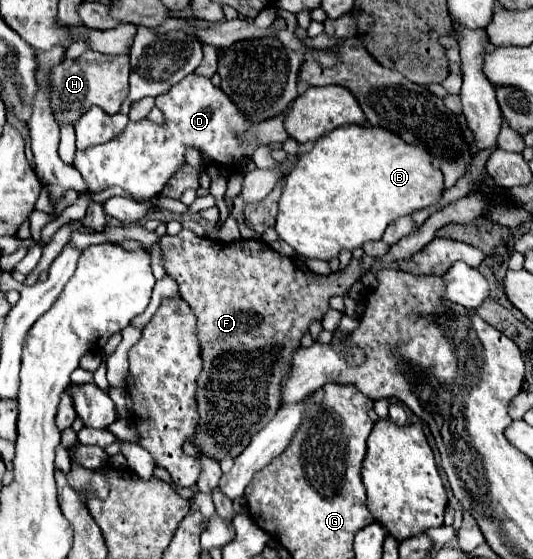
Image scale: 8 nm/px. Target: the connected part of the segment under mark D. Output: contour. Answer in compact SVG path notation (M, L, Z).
M197 74L185 76L167 94L157 96L157 108L165 114L165 126L149 120L129 122L125 132L115 140L75 154L73 166L81 172L91 192L121 186L135 198L153 198L161 194L161 188L169 182L169 176L185 162L183 156L187 146L209 154L211 160L223 166L237 166L241 158L249 158L257 148L255 144L239 144L237 134L245 132L251 122L239 112L239 108L221 88L211 84L209 78Z

